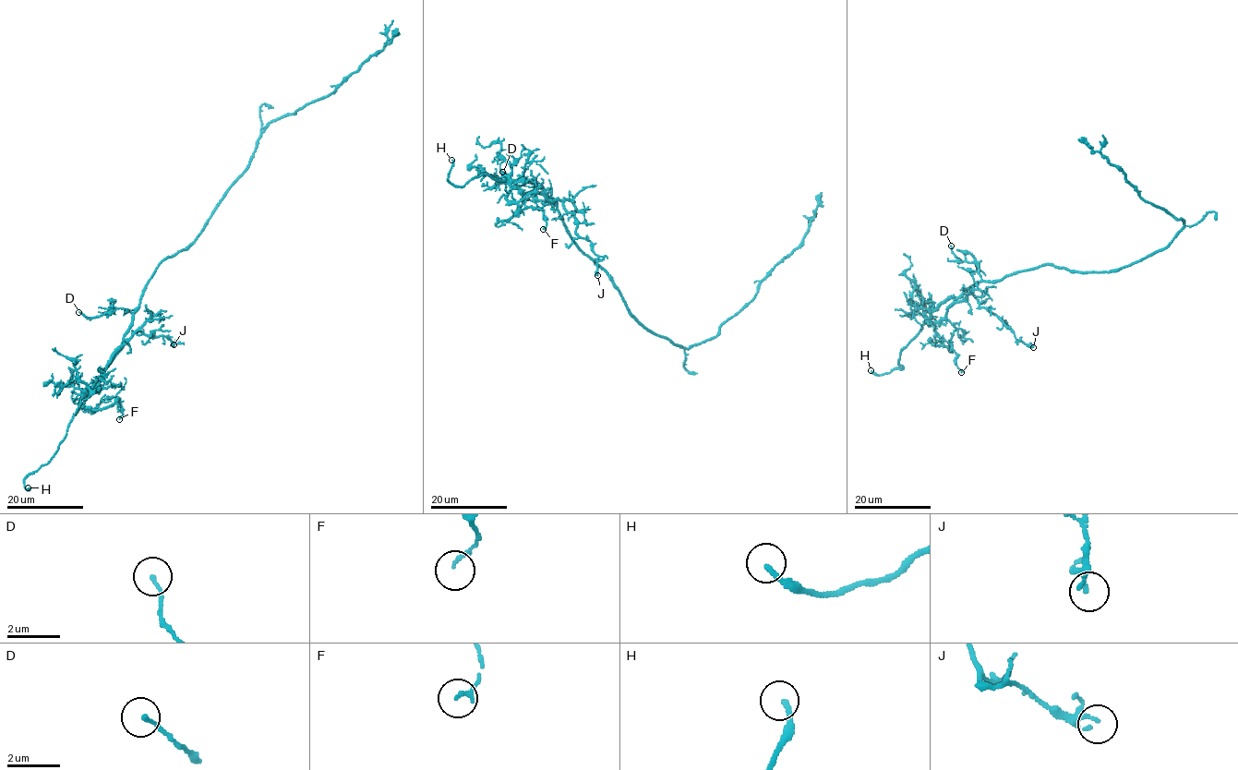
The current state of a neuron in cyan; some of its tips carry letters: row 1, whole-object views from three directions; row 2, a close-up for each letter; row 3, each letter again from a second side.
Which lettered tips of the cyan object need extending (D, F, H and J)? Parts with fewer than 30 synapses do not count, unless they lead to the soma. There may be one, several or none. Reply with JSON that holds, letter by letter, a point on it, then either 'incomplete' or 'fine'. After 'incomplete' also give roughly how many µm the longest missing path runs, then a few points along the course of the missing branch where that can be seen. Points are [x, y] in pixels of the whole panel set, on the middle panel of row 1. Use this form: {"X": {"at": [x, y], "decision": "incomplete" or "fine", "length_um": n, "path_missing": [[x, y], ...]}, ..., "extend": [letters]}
{"D": {"at": [502, 172], "decision": "fine"}, "F": {"at": [543, 229], "decision": "fine"}, "H": {"at": [451, 160], "decision": "incomplete", "length_um": 30, "path_missing": [[451, 160], [452, 132], [446, 122], [447, 114], [452, 110], [462, 111], [471, 123]]}, "J": {"at": [597, 275], "decision": "fine"}, "extend": ["H"]}

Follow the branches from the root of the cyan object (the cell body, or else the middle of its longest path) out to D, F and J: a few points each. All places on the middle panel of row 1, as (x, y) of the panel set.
D: (613, 281), (580, 249), (556, 206), (538, 199), (534, 183), (514, 184), (502, 172)
F: (613, 281), (580, 249), (557, 201), (522, 178), (512, 182), (507, 198), (522, 210), (539, 208), (543, 229)
J: (613, 281), (580, 249), (557, 201), (522, 178), (511, 182), (562, 202), (597, 256), (597, 275)

